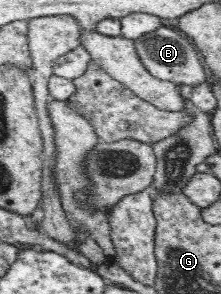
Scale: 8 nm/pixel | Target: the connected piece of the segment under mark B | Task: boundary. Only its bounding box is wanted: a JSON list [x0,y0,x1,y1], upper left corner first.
[133,25,205,88]

